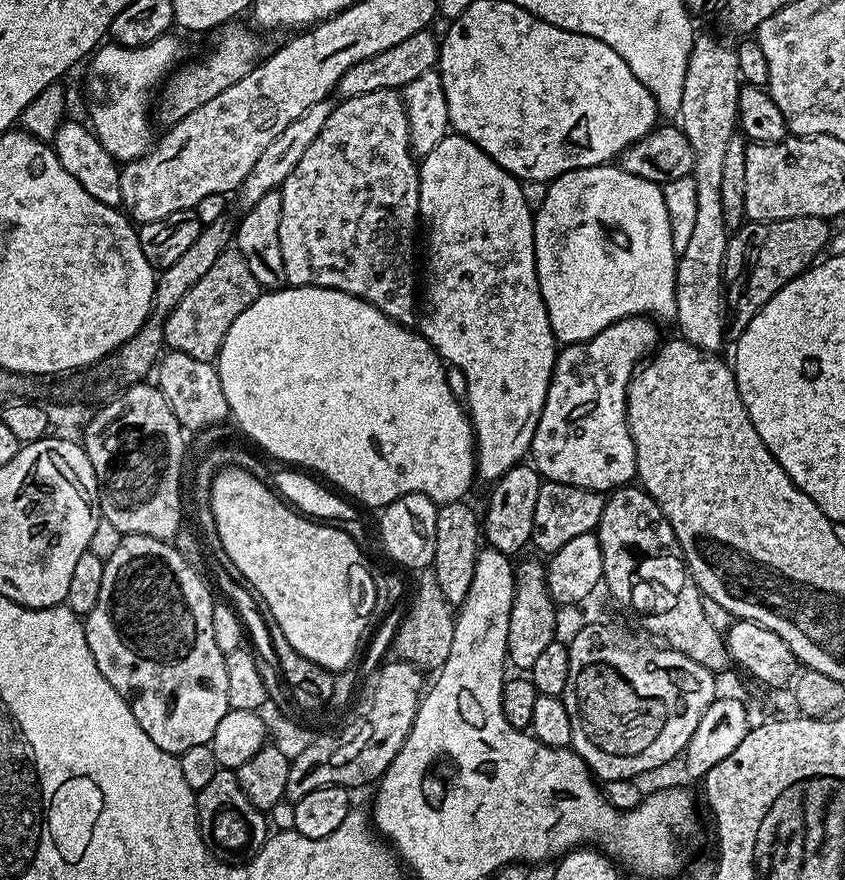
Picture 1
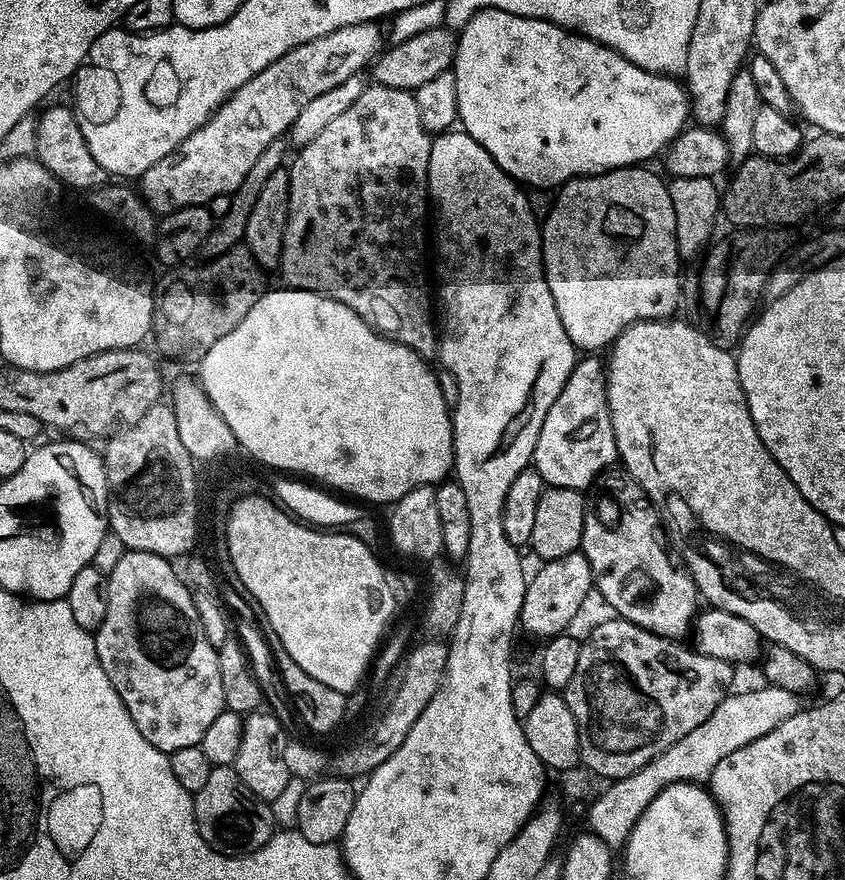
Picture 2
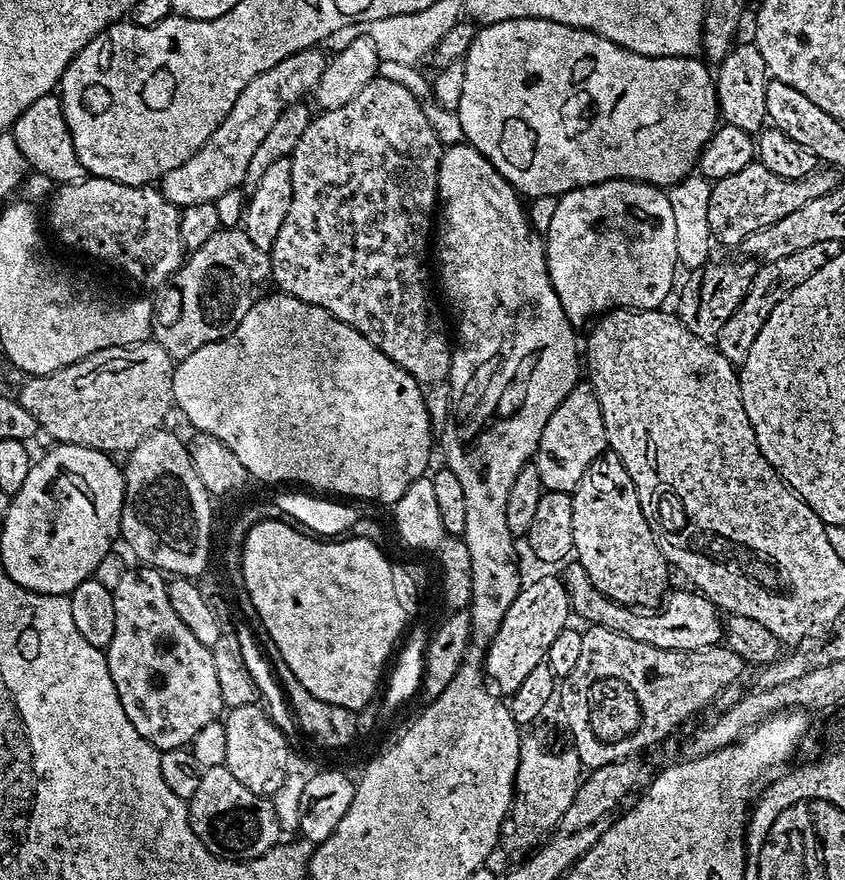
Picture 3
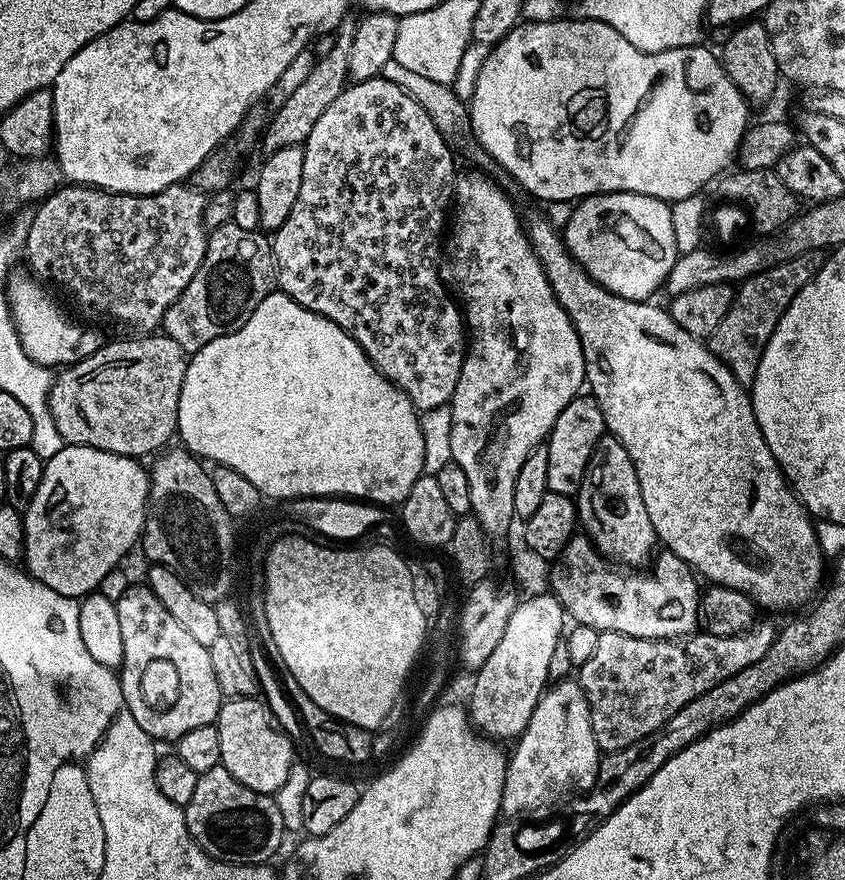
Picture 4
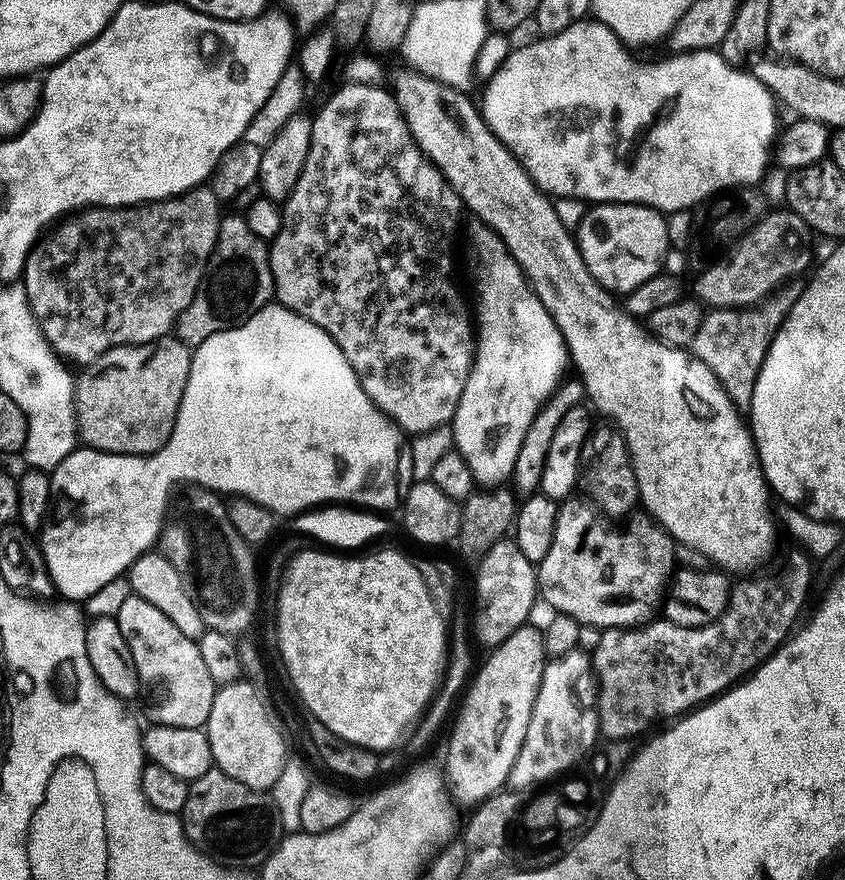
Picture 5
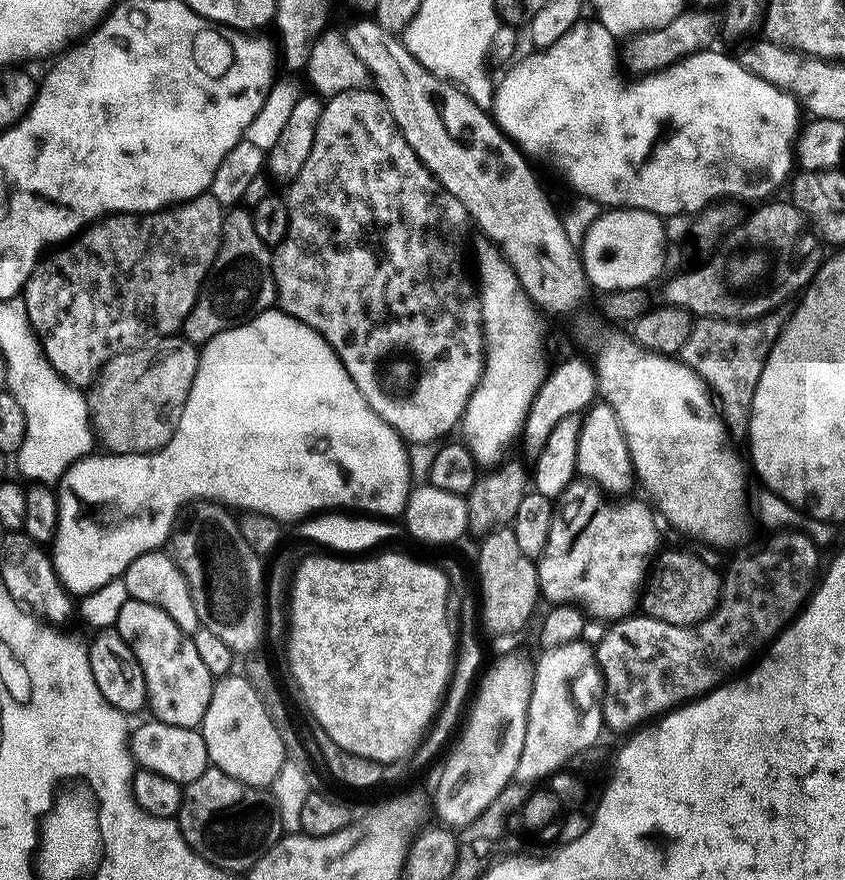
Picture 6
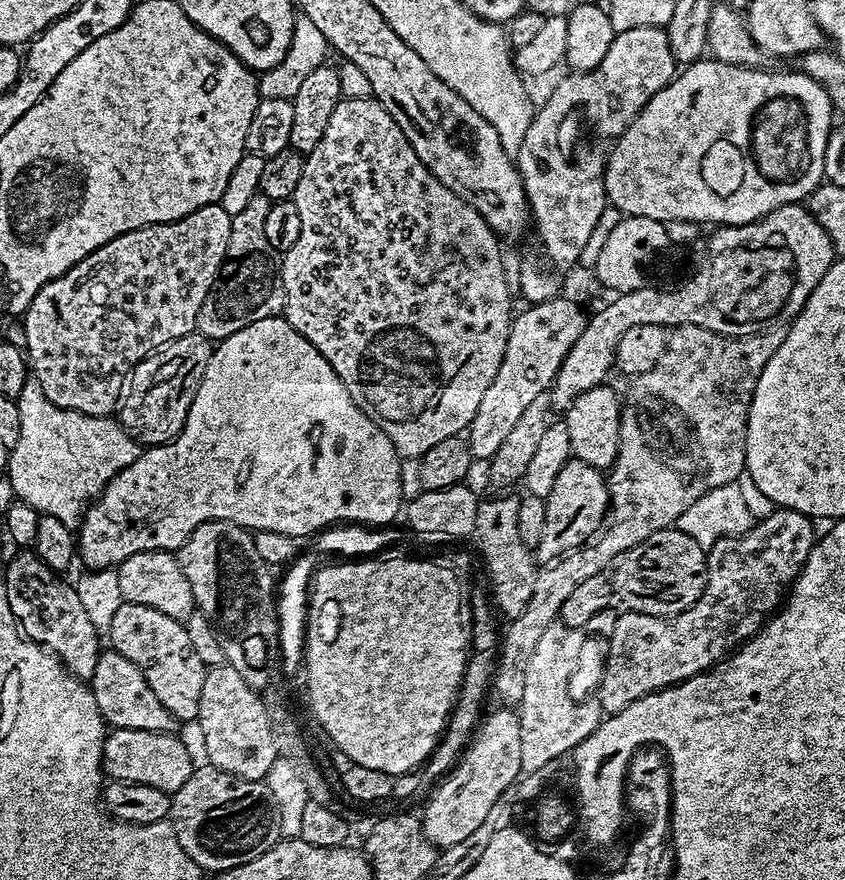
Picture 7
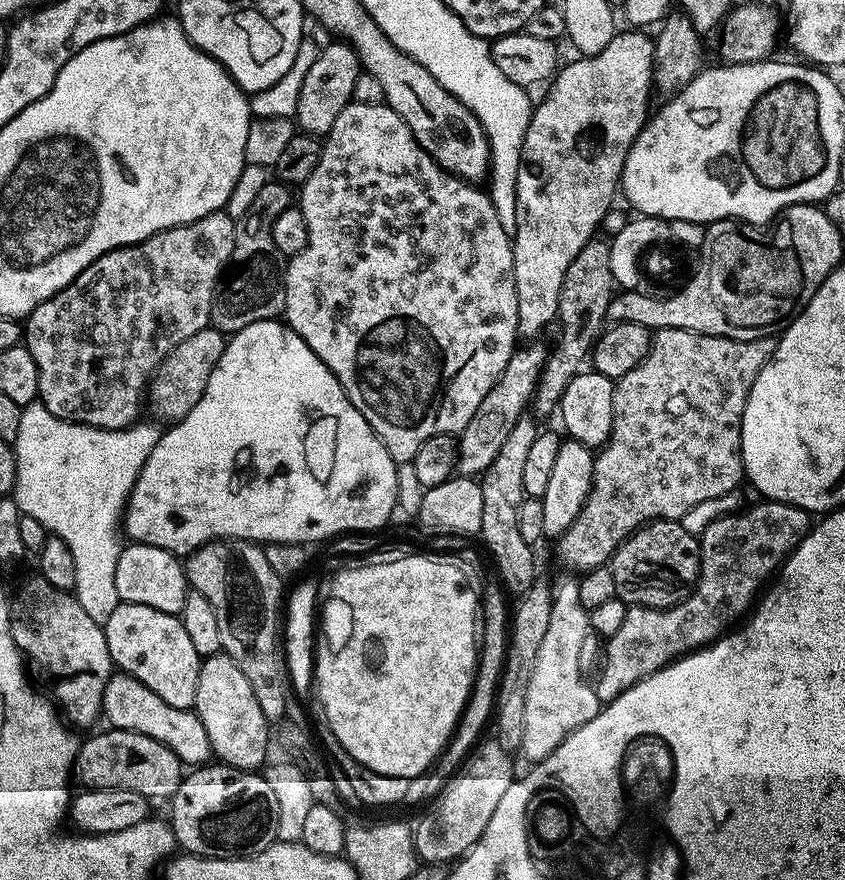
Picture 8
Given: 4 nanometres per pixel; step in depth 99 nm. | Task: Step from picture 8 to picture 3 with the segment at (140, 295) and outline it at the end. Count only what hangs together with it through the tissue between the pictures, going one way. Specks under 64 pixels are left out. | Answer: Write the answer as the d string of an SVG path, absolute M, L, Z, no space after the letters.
M85 175L73 184L62 184L50 197L46 224L68 248L85 252L151 290L172 279L186 259L180 233L180 209L152 184L123 184L110 178Z

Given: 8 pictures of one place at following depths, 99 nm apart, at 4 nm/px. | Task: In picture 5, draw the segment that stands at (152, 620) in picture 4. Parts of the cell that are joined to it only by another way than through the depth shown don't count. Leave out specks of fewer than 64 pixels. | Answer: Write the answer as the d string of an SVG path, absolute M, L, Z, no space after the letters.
M126 598L122 610L115 616L126 646L134 658L142 696L148 699L148 716L152 724L204 728L210 718L210 706L214 706L217 685L210 678L210 670L202 663L200 645L186 638L162 610L146 602L146 598Z

